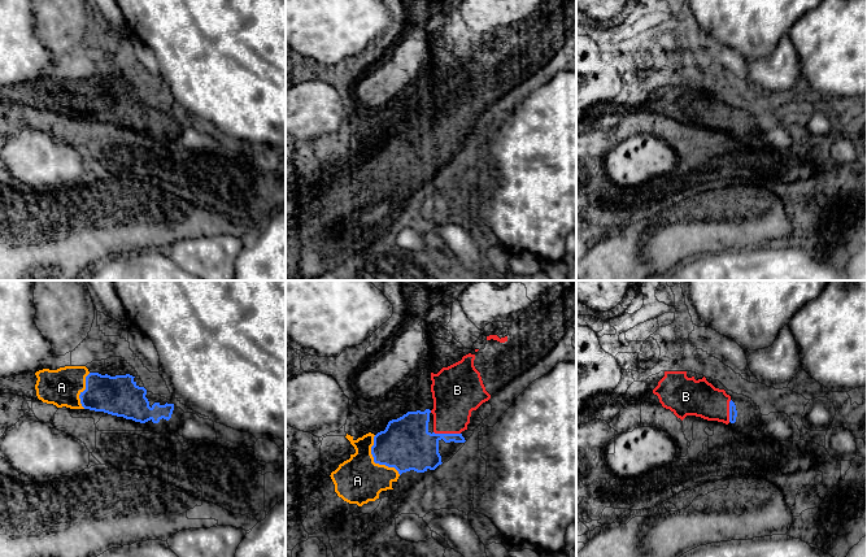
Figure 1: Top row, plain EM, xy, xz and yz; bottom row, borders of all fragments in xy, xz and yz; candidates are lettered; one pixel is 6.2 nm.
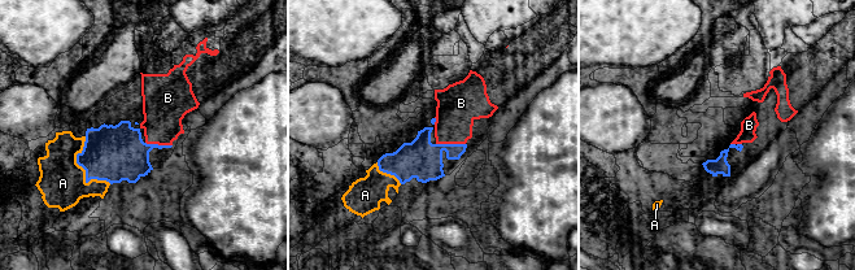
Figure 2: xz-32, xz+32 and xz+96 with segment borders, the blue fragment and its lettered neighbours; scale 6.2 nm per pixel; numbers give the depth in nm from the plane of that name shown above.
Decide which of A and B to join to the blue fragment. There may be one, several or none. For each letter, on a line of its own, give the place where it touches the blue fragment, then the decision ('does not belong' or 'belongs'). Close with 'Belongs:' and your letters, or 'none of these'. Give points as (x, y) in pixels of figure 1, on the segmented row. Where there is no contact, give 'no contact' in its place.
A: contact xz (374, 461); belongs
B: contact xz (447, 434); belongs
Belongs: A, B

